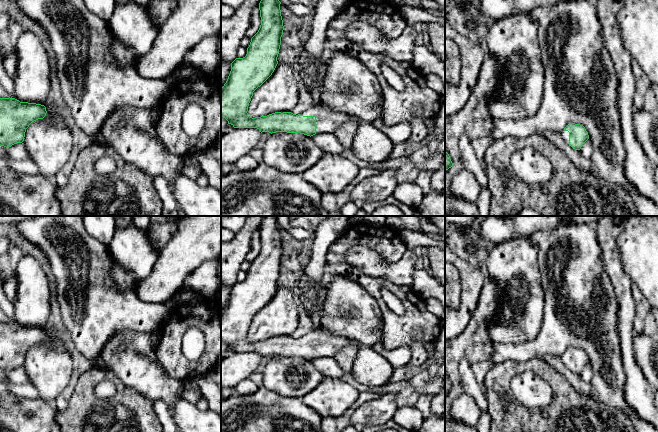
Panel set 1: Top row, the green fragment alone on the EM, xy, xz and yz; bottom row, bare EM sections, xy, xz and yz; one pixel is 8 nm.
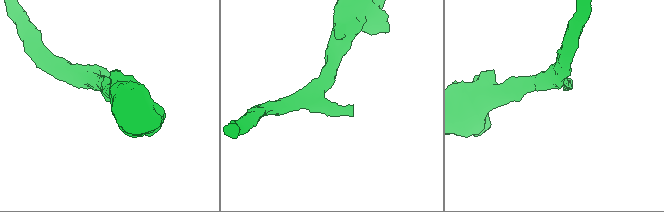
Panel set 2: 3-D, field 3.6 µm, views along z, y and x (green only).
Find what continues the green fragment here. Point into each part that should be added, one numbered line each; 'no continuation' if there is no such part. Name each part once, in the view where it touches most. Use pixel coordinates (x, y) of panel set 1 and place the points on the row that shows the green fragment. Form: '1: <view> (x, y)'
1: xz (327, 121)

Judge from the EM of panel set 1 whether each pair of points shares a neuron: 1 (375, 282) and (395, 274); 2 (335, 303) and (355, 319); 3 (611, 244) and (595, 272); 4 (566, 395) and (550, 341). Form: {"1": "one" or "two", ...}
{"1": "two", "2": "one", "3": "two", "4": "two"}

